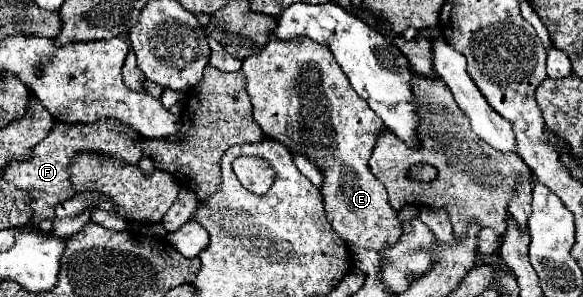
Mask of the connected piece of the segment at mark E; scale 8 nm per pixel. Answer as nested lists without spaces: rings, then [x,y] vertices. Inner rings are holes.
[[[272,37],[262,53],[256,57],[248,57],[242,63],[242,73],[248,79],[248,95],[252,99],[254,107],[254,121],[260,125],[264,135],[268,139],[274,139],[282,143],[292,155],[312,157],[310,163],[320,171],[322,175],[322,187],[320,193],[324,197],[324,209],[328,215],[330,225],[334,231],[346,241],[346,245],[356,249],[374,249],[382,251],[388,245],[396,243],[402,235],[402,227],[398,221],[394,221],[396,211],[390,205],[386,187],[380,183],[378,177],[368,167],[372,149],[378,141],[378,135],[386,129],[382,121],[372,113],[372,109],[362,101],[348,77],[342,73],[340,65],[334,61],[334,55],[326,45],[316,43],[310,37],[294,37],[288,41]]]

